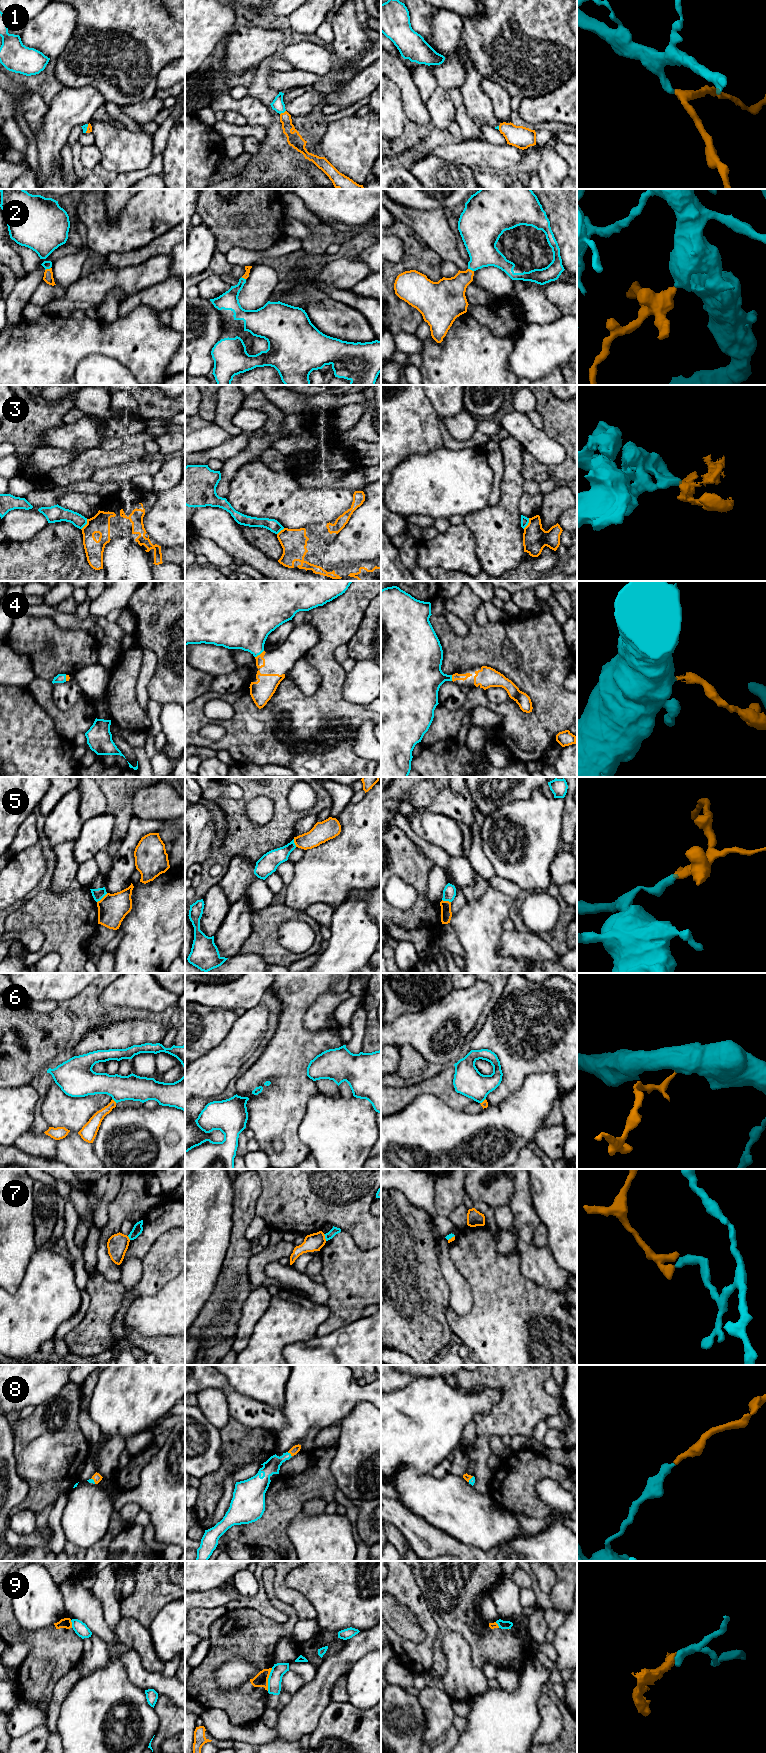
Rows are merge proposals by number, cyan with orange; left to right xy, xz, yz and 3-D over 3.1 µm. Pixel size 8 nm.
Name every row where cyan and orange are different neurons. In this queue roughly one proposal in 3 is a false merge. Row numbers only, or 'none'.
3, 5, 7, 9

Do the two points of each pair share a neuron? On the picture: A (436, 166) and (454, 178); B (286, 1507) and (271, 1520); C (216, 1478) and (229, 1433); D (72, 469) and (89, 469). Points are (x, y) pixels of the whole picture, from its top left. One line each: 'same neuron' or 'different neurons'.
A: same neuron
B: same neuron
C: same neuron
D: same neuron

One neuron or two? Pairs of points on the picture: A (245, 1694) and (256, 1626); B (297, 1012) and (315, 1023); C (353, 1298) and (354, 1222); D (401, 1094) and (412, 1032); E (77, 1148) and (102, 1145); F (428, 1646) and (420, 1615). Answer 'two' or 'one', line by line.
A: one
B: two
C: two
D: two
E: two
F: one

